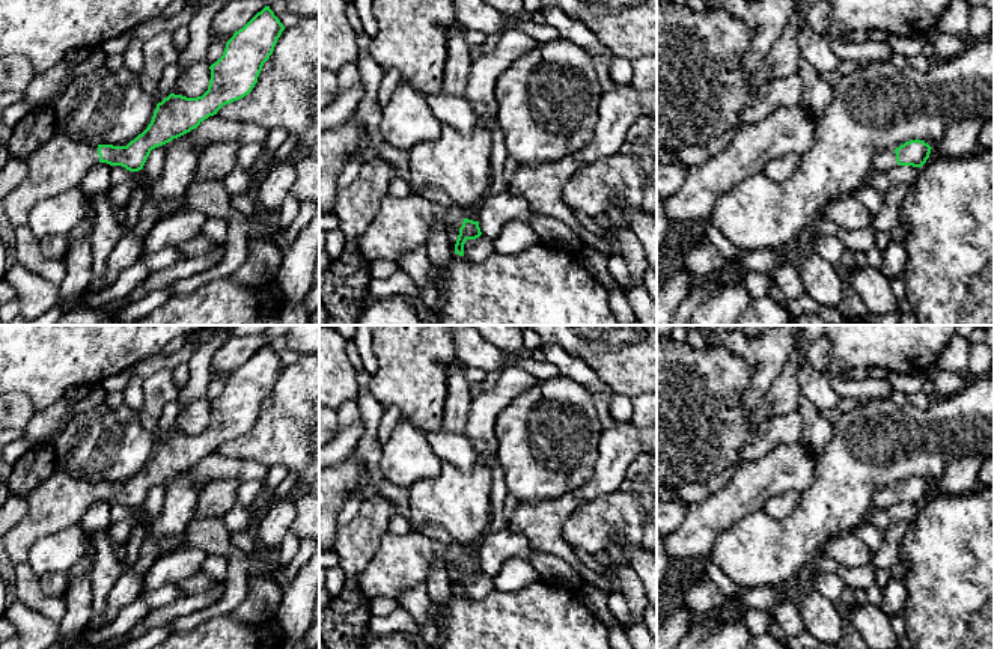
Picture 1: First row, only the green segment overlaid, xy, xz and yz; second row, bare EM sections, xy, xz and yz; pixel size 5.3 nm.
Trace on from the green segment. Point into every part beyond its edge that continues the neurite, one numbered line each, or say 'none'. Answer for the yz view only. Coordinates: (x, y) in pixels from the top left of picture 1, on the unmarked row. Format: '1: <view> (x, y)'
1: yz (884, 499)

